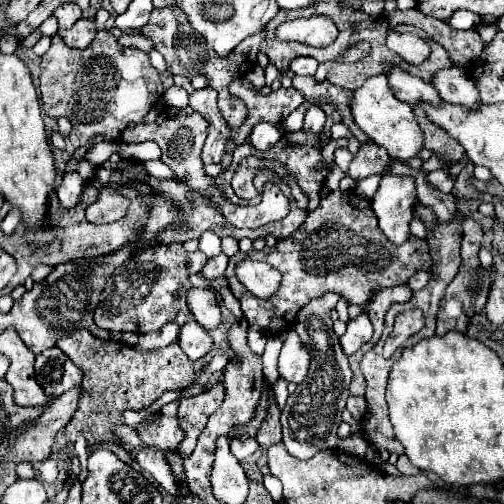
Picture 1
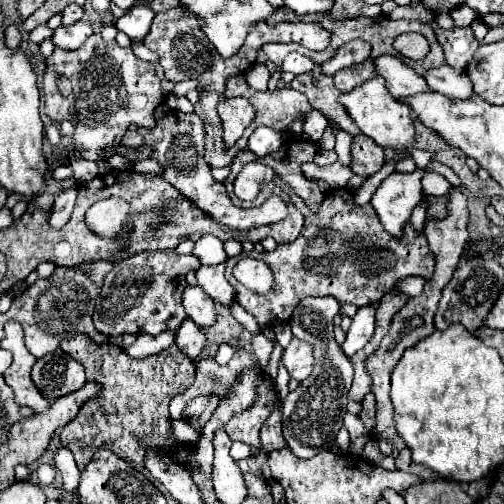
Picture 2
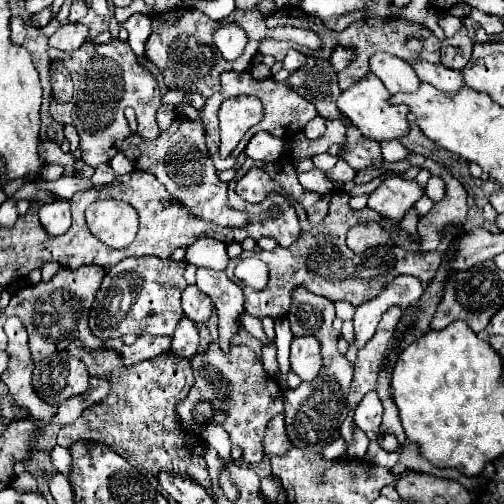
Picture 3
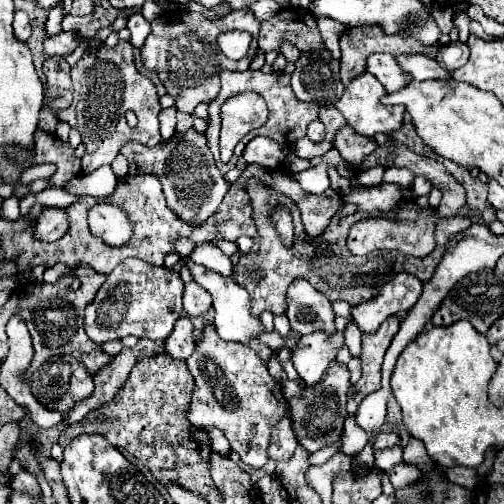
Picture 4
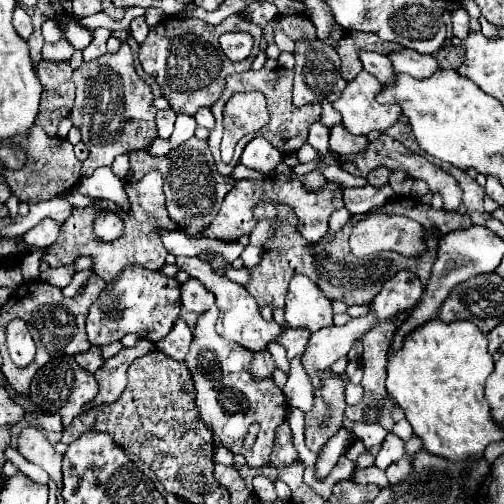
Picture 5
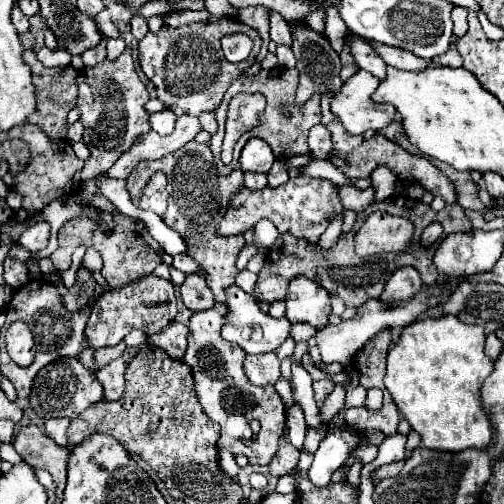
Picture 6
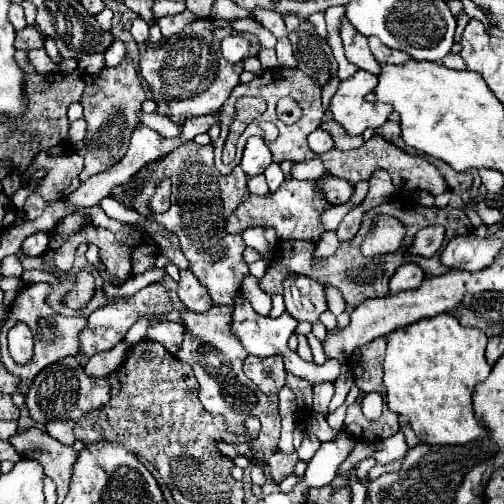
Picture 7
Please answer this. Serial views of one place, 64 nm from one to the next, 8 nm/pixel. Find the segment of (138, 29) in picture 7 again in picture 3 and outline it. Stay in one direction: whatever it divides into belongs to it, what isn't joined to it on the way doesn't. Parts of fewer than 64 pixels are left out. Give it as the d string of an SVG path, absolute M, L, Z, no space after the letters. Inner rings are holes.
M132 14L126 22L122 22L122 28L128 30L128 44L134 50L138 58L146 58L146 40L152 30L152 16L150 14Z

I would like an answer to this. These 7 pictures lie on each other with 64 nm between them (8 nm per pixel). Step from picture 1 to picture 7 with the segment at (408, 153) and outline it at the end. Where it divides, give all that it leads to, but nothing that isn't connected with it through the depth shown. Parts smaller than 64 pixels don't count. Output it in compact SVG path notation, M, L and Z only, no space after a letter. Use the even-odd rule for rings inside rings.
M358 70L354 76L340 82L330 102L330 112L350 136L358 136L366 128L380 128L392 114L390 104L366 100L366 94L370 94L376 84L378 78L364 70Z

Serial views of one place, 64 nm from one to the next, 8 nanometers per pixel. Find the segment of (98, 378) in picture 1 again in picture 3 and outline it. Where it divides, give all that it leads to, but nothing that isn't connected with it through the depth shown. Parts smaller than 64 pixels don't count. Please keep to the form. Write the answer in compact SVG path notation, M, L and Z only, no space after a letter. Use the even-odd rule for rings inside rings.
M72 340L68 352L86 364L90 376L108 376L112 388L102 402L86 408L74 424L60 428L60 446L70 448L70 444L80 440L90 446L104 444L136 468L146 468L152 474L158 470L188 472L200 486L206 490L210 488L208 468L202 460L202 440L184 434L176 416L176 402L180 402L194 384L192 364L188 358L168 350L156 358L124 366L122 356L116 350L106 346L96 350L84 348L80 340Z

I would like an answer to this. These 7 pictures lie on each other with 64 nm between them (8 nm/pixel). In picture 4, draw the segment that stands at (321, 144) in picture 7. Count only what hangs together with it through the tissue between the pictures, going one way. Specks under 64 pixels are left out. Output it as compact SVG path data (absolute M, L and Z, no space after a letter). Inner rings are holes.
M314 120L308 124L308 134L306 134L312 142L320 142L324 138L324 124L320 120Z

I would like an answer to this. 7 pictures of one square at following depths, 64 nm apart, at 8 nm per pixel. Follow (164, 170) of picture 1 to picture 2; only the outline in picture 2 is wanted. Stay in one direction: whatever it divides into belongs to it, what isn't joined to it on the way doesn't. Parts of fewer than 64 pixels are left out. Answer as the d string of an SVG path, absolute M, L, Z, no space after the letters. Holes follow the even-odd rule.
M145 159L136 162L133 166L133 170L135 172L142 172L142 173L153 172L157 175L161 175L164 171L162 166L153 159Z

